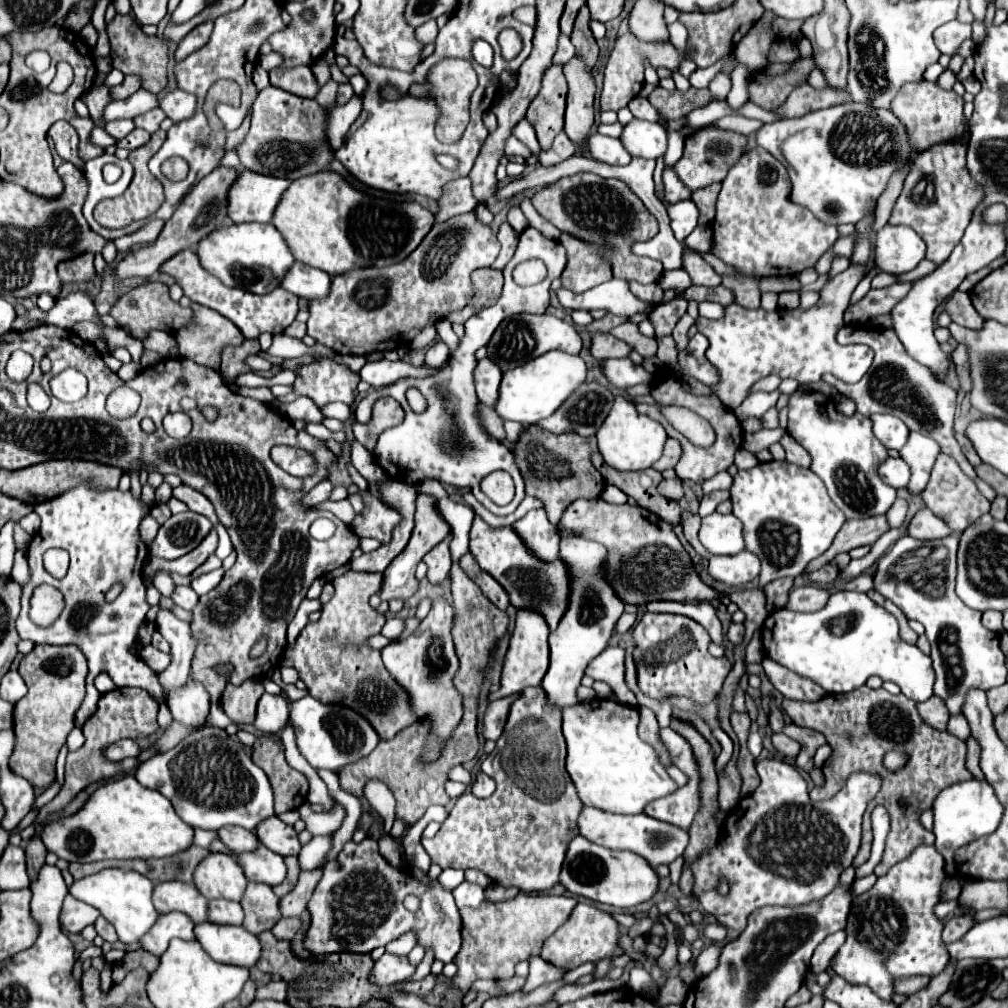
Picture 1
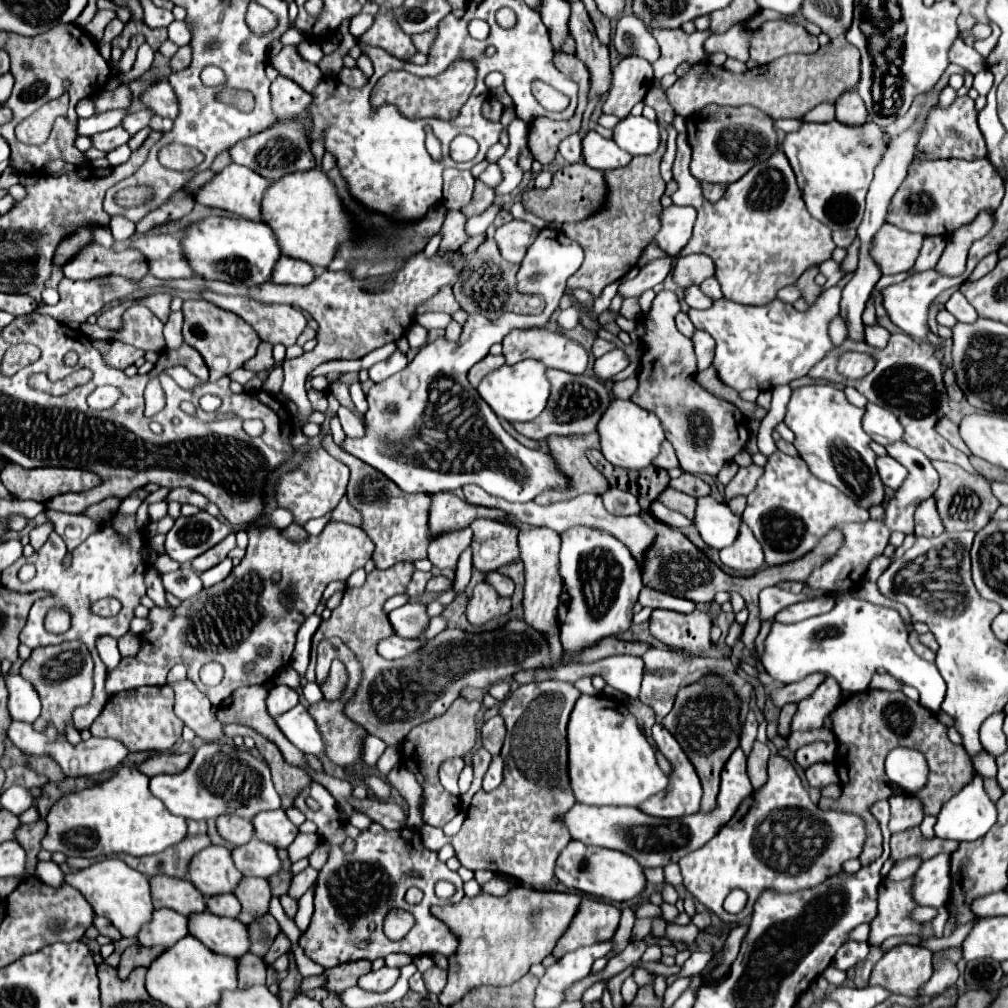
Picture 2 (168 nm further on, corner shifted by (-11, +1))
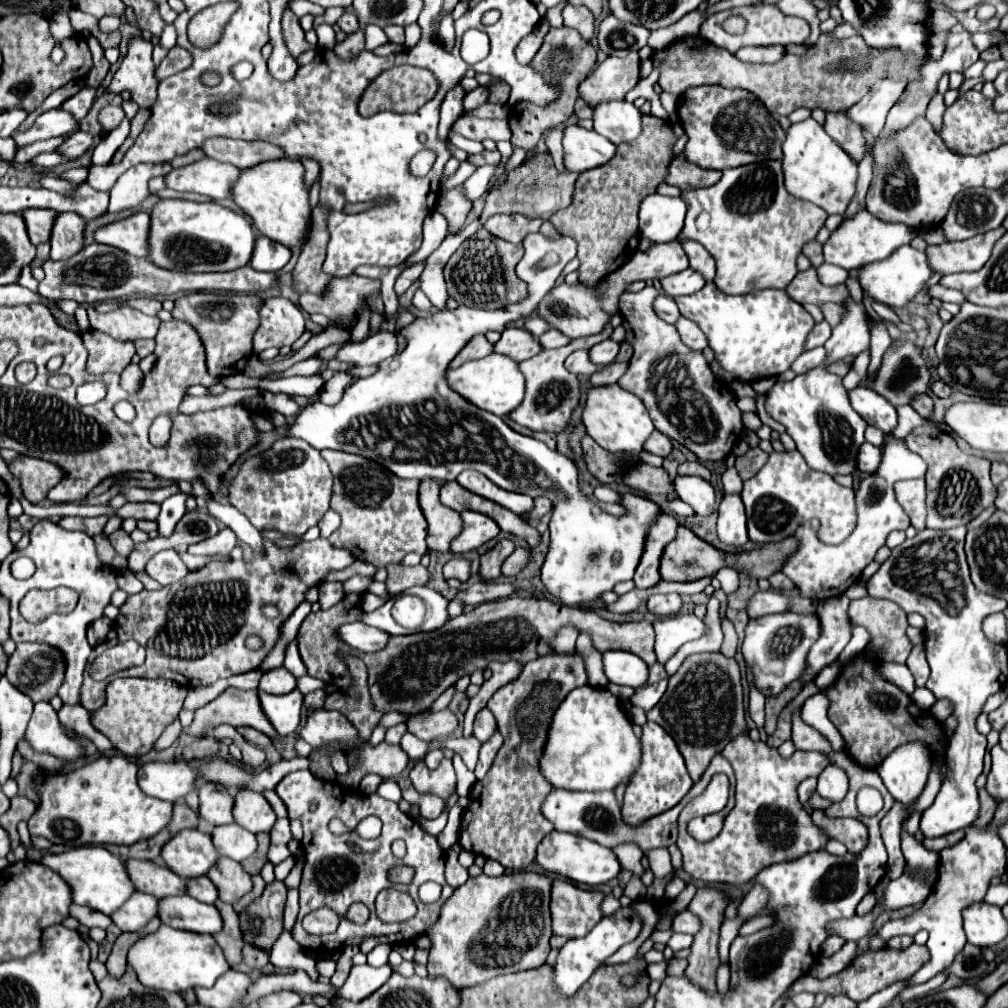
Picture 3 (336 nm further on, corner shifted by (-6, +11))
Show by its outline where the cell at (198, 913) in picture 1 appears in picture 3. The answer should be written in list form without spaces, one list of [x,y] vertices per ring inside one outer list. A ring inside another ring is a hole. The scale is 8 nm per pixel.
[[[128,860],[126,868],[138,892],[152,894],[160,900],[186,894],[186,878],[178,876],[168,866],[156,866],[148,860]]]

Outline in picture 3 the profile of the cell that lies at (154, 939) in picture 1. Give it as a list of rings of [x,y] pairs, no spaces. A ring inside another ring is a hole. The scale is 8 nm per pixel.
[[[134,892],[134,896],[130,896],[128,904],[124,904],[124,908],[120,908],[120,912],[112,914],[112,922],[122,932],[138,932],[152,918],[158,918],[158,898],[142,894],[142,892]]]

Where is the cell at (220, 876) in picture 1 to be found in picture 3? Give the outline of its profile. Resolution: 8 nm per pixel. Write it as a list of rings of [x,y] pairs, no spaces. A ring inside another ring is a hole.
[[[188,830],[180,832],[180,836],[174,836],[164,846],[162,858],[170,870],[190,880],[206,876],[208,870],[218,862],[220,854],[212,844],[212,836],[202,834],[200,830]]]

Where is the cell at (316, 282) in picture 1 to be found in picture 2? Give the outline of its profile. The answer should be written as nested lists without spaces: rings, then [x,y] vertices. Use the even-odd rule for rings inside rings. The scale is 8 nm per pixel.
[[[281,256],[277,266],[273,268],[273,278],[271,282],[275,284],[299,284],[305,286],[309,282],[313,282],[315,272],[307,262],[301,260],[293,260],[289,256]]]

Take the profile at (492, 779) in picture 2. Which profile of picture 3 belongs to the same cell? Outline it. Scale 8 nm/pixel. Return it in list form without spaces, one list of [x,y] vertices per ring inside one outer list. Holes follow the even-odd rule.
[[[496,732],[488,742],[482,744],[480,758],[478,758],[478,764],[476,764],[476,770],[474,770],[474,774],[476,774],[478,780],[482,780],[482,778],[486,776],[486,772],[490,770],[496,754],[498,754],[498,750],[500,750],[500,746],[502,746],[502,736],[500,736],[498,732]]]

